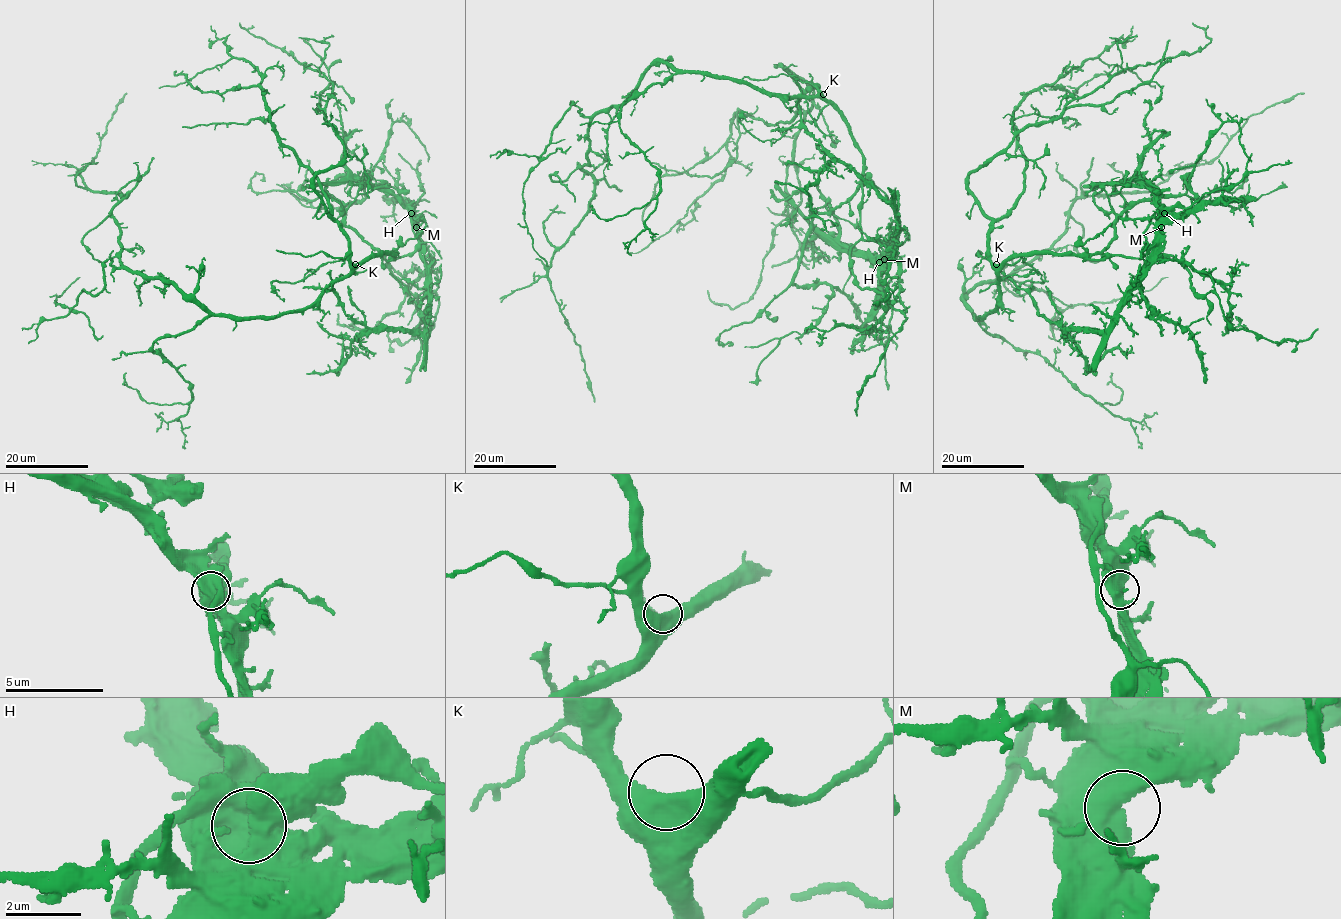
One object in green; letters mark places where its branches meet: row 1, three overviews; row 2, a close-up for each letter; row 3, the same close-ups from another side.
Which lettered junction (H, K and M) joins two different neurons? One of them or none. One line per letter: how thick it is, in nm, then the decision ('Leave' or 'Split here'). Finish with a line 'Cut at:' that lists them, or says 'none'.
H: Thickness 1250 nm. Split here
K: Thickness 750 nm. Leave
M: Thickness 800 nm. Leave
Cut at: H

